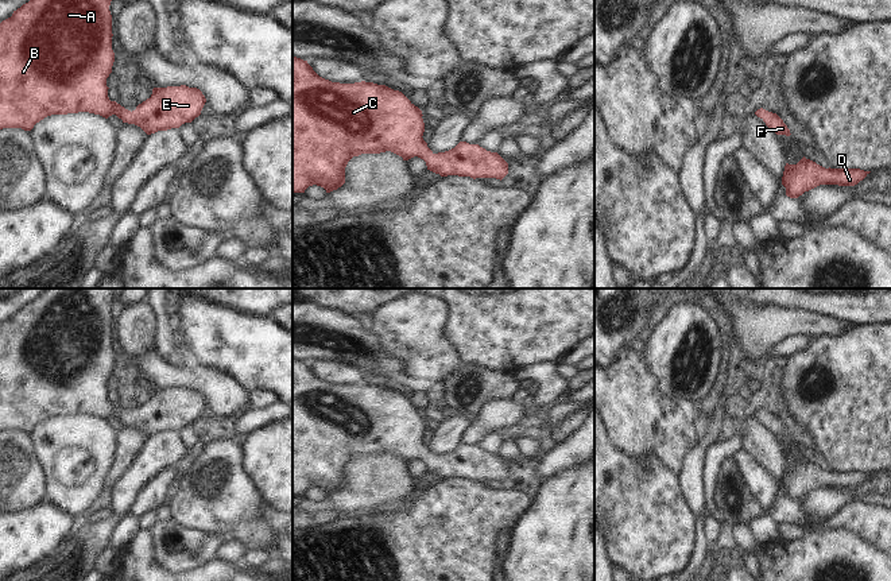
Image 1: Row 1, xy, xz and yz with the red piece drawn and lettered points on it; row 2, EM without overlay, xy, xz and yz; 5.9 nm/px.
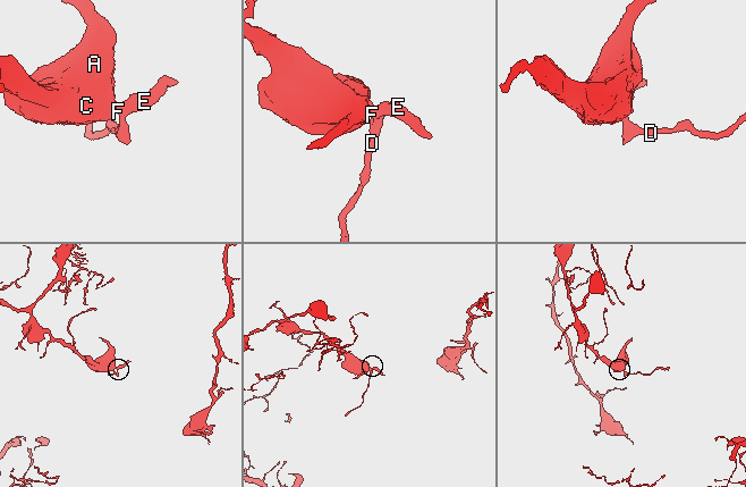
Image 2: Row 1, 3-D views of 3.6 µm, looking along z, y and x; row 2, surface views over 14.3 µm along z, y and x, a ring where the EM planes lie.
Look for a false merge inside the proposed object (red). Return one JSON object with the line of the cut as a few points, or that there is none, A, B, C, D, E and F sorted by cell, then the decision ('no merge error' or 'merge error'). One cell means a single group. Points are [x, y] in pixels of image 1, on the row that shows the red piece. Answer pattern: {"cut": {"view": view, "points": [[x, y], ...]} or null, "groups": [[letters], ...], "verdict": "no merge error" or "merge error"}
{"cut": null, "groups": [["A", "B", "C", "D", "E", "F"]], "verdict": "no merge error"}

